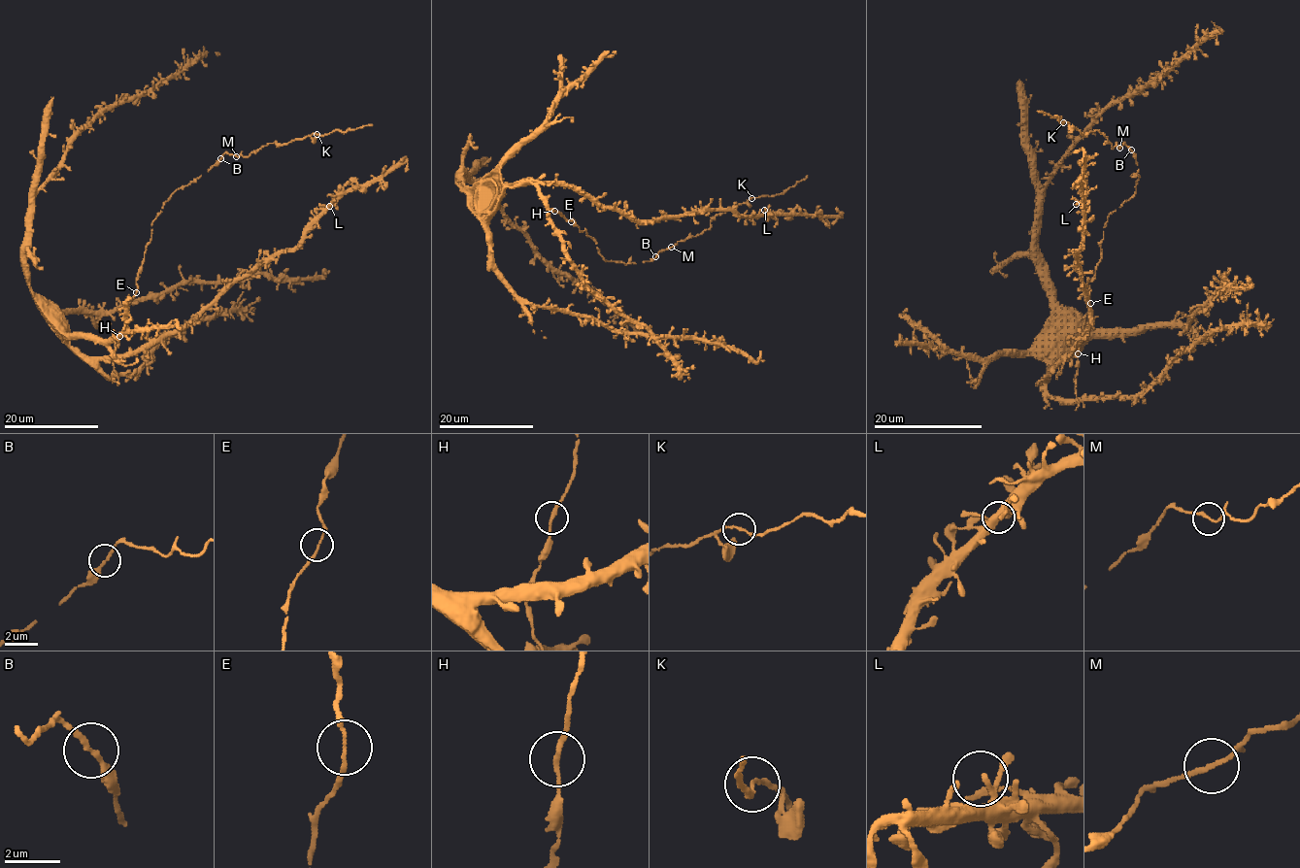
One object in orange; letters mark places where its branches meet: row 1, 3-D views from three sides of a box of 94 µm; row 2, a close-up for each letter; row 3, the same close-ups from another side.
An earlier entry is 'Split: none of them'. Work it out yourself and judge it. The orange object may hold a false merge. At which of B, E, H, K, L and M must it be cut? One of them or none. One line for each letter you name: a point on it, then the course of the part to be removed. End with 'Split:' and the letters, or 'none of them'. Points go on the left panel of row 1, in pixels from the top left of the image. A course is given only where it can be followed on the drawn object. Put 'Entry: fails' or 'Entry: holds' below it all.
Split: none of them
Entry: holds

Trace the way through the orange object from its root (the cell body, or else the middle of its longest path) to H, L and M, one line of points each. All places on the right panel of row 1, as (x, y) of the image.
H: (1050, 395), (1076, 400), (1078, 353)
L: (1050, 395), (1045, 379), (1088, 327), (1078, 268), (1083, 206), (1076, 204)
M: (1050, 395), (1076, 400), (1087, 283), (1101, 258), (1108, 216), (1136, 190), (1136, 155), (1123, 144), (1119, 148)

